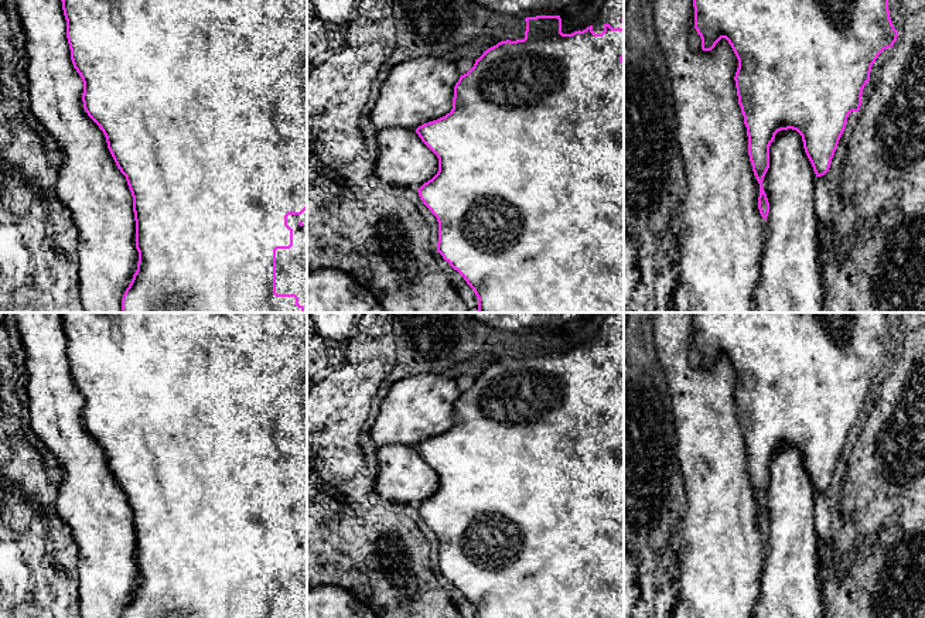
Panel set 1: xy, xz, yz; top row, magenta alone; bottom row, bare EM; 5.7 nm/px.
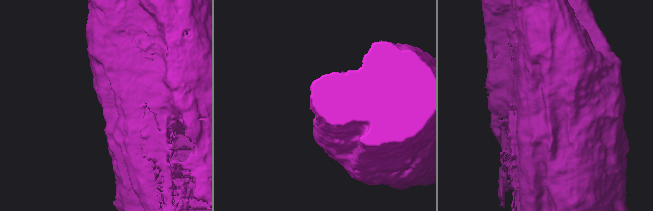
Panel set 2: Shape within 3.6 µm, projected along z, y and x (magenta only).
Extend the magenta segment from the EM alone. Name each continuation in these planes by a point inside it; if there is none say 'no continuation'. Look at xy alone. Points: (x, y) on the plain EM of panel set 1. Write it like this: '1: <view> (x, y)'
1: xy (290, 580)

